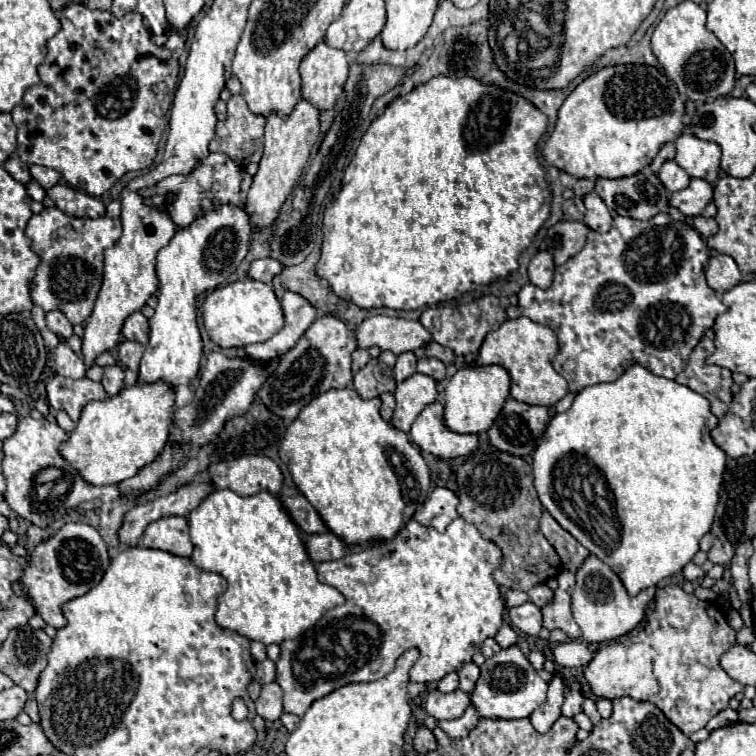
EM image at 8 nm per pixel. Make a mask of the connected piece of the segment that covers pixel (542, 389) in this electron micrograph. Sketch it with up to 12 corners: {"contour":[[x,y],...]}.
{"contour":[[527,317],[487,333],[477,367],[501,365],[511,397],[553,407],[567,381],[551,367],[549,327]]}

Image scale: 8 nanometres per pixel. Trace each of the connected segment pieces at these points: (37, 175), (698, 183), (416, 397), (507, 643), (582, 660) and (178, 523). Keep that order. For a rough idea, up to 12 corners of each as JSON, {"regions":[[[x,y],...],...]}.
{"regions":[[[31,165],[29,173],[45,191],[57,185],[55,169]],[[691,179],[671,193],[669,205],[697,217],[711,199],[713,185]],[[415,373],[395,389],[391,425],[409,433],[437,399],[435,381]],[[503,625],[495,635],[501,649],[511,647],[517,633],[511,625]],[[581,641],[557,645],[563,667],[585,667],[593,657]],[[185,517],[147,525],[143,547],[191,557],[193,543]]]}

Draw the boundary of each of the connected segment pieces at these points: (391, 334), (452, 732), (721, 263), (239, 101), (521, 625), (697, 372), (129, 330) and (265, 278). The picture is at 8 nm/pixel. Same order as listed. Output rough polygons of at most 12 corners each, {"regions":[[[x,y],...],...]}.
{"regions":[[[373,315],[357,327],[359,349],[395,355],[433,341],[419,321]],[[469,705],[459,719],[439,721],[451,739],[467,737],[479,715]],[[729,255],[711,257],[707,285],[725,293],[741,283],[739,267]],[[233,95],[209,151],[247,167],[263,155],[265,117]],[[533,603],[507,609],[513,629],[537,637],[541,609]],[[709,337],[691,351],[677,383],[703,395],[723,417],[731,403],[731,371],[707,367]],[[141,311],[127,317],[123,337],[147,345],[149,321]],[[271,257],[251,263],[247,277],[269,283],[281,269]]]}

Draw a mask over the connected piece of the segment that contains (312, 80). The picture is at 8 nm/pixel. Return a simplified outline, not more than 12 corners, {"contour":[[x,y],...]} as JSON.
{"contour":[[321,41],[303,57],[303,97],[331,109],[347,53]]}

